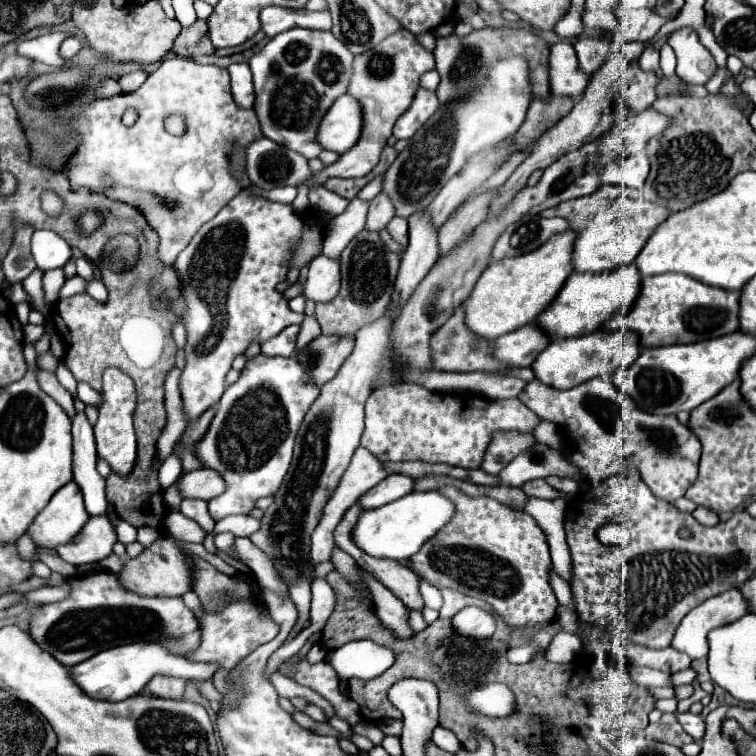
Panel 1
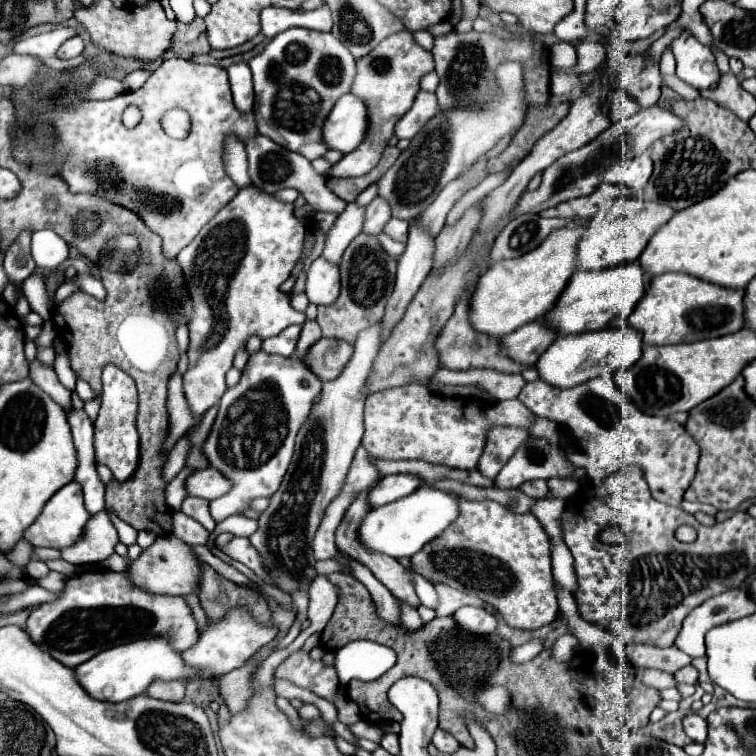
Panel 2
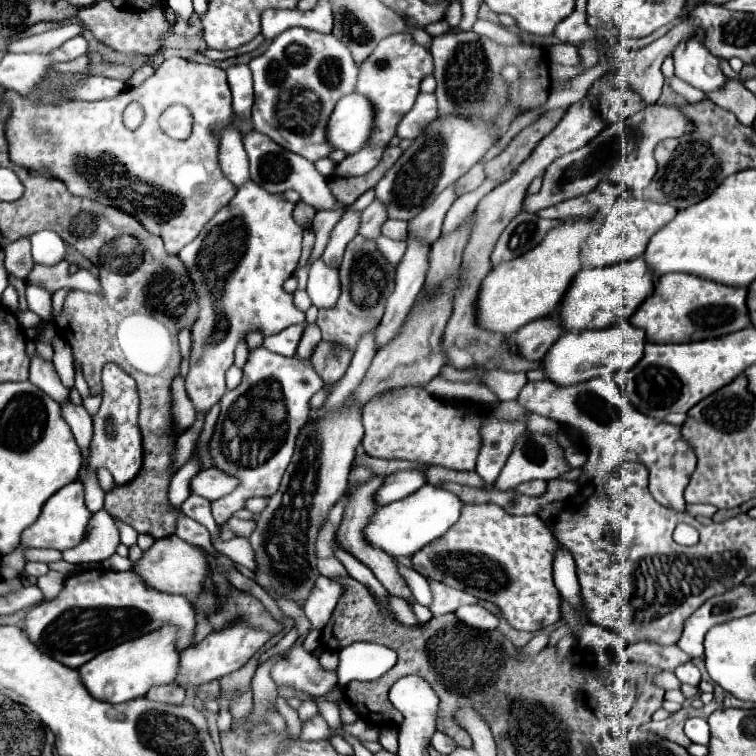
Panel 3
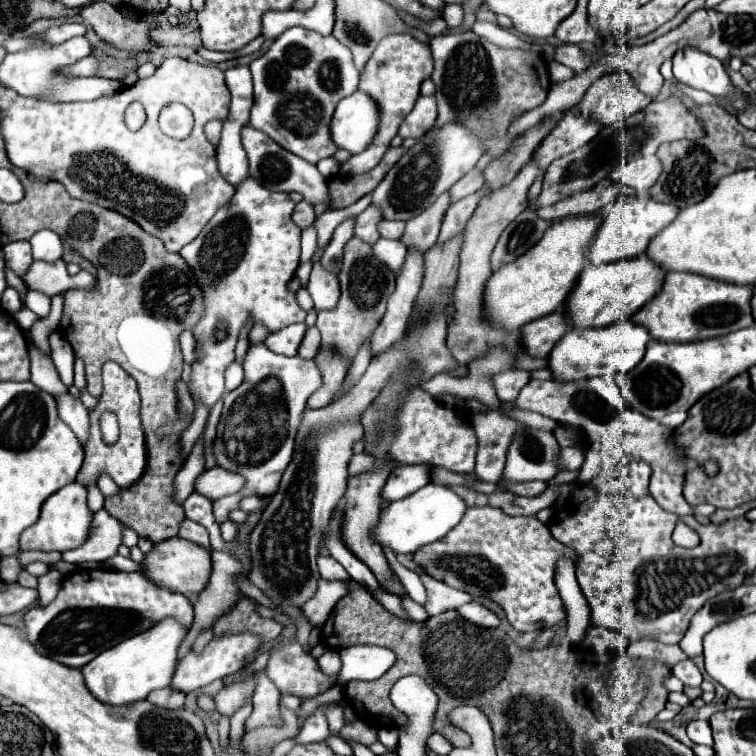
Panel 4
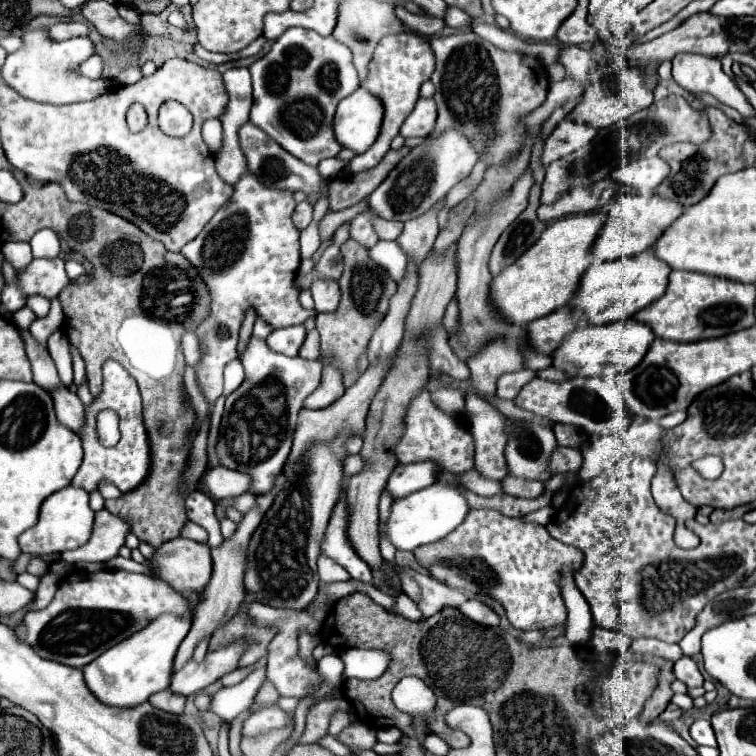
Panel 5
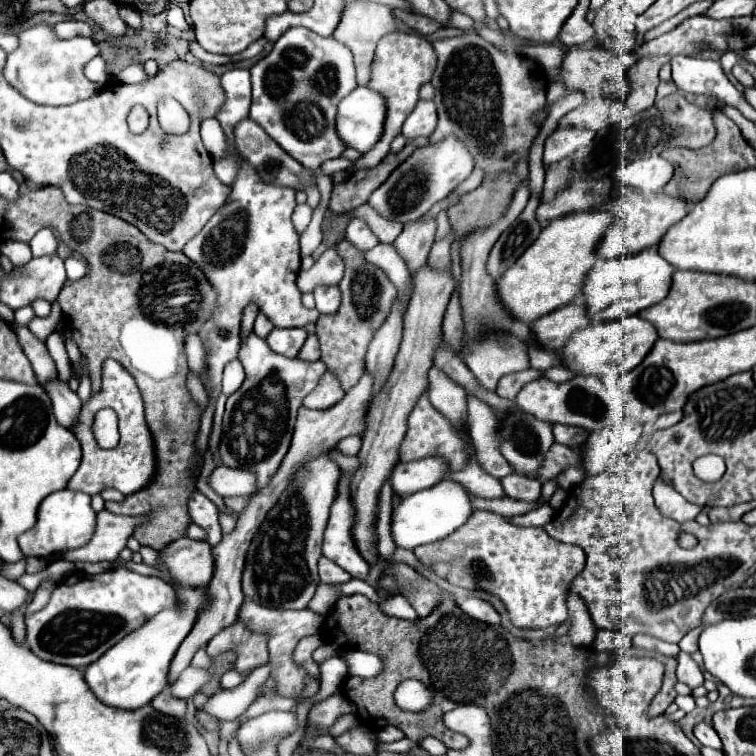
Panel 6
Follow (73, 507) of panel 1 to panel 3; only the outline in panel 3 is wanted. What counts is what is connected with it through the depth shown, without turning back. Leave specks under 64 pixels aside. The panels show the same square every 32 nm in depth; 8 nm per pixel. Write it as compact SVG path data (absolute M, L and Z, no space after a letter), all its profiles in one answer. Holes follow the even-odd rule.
M76 480L68 486L64 486L60 492L50 496L50 500L44 504L38 520L30 528L24 530L20 544L24 548L54 548L60 552L74 548L84 540L90 518L92 518L92 512L84 504L84 486Z

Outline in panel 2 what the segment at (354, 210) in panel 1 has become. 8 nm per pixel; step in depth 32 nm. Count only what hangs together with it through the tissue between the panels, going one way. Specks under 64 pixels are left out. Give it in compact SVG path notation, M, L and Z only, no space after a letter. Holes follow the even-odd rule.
M356 202L348 204L346 210L338 216L336 224L328 232L326 248L324 248L324 254L322 254L328 262L340 264L340 258L342 258L346 246L354 240L356 234L360 234L360 228L362 228L362 222L364 222L362 218L364 218L364 208L358 206Z

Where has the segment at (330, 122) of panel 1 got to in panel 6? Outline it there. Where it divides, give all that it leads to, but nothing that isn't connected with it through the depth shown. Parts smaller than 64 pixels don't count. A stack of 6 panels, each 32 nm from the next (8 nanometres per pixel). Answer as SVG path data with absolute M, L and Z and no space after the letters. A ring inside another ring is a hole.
M358 86L340 102L336 130L346 146L368 152L382 136L384 118L384 96L368 86Z

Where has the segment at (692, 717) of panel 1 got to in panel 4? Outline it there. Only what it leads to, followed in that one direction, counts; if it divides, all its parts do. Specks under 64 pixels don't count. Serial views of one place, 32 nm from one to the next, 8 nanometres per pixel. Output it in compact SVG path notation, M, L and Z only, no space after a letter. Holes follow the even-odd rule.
M692 720L692 722L688 722L686 730L688 730L688 736L694 744L712 746L712 742L714 742L712 740L712 730L710 730L710 724L706 720Z

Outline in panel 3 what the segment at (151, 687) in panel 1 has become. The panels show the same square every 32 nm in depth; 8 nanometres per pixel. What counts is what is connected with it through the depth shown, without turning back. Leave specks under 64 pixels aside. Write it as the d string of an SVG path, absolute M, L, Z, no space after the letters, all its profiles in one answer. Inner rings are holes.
M166 684L162 688L152 688L152 692L148 692L148 698L154 702L164 702L164 704L182 704L184 690L178 684Z

